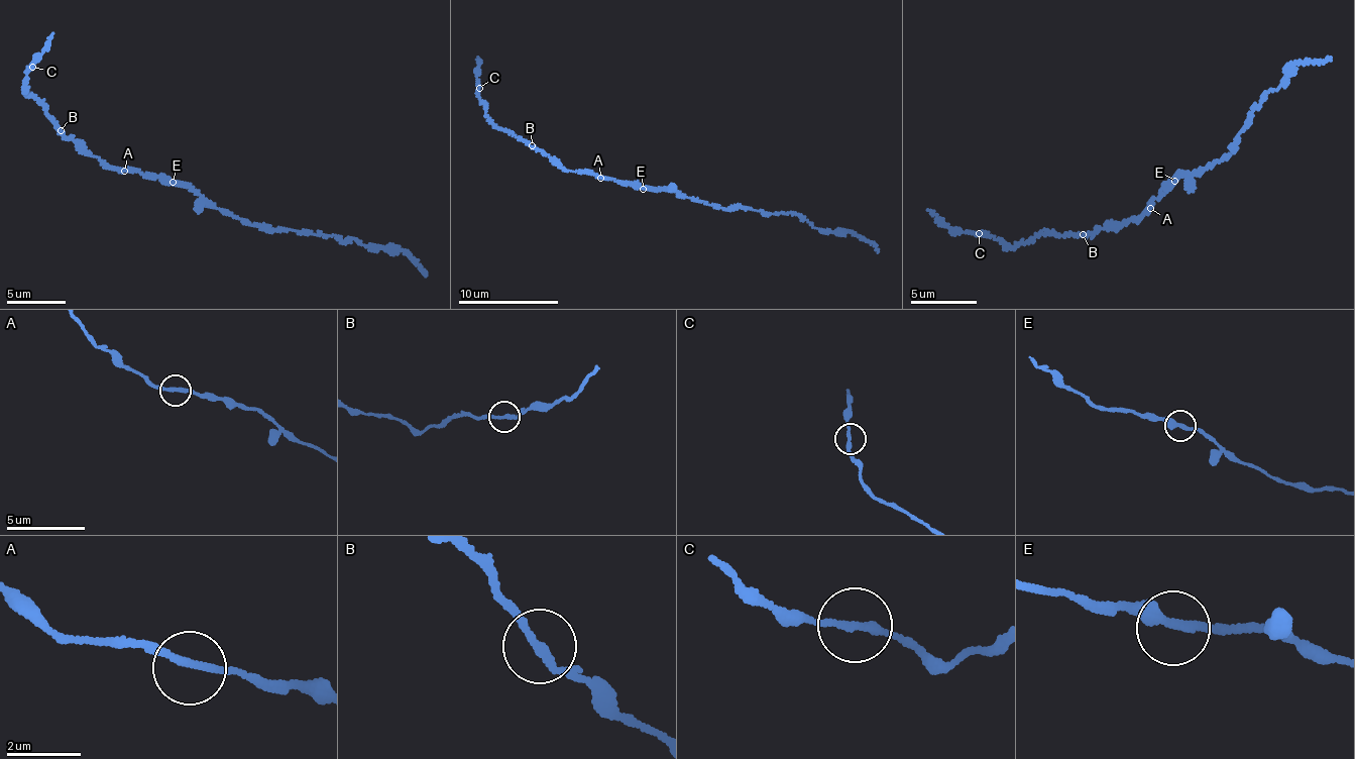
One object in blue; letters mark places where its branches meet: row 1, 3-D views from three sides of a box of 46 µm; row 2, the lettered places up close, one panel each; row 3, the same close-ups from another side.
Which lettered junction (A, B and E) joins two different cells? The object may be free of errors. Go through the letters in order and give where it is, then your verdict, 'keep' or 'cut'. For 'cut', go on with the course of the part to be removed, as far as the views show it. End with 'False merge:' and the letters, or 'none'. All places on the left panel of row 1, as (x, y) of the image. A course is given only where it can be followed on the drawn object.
A: (124, 171) | keep
B: (61, 130) | keep
E: (173, 182) | keep
False merge: none

